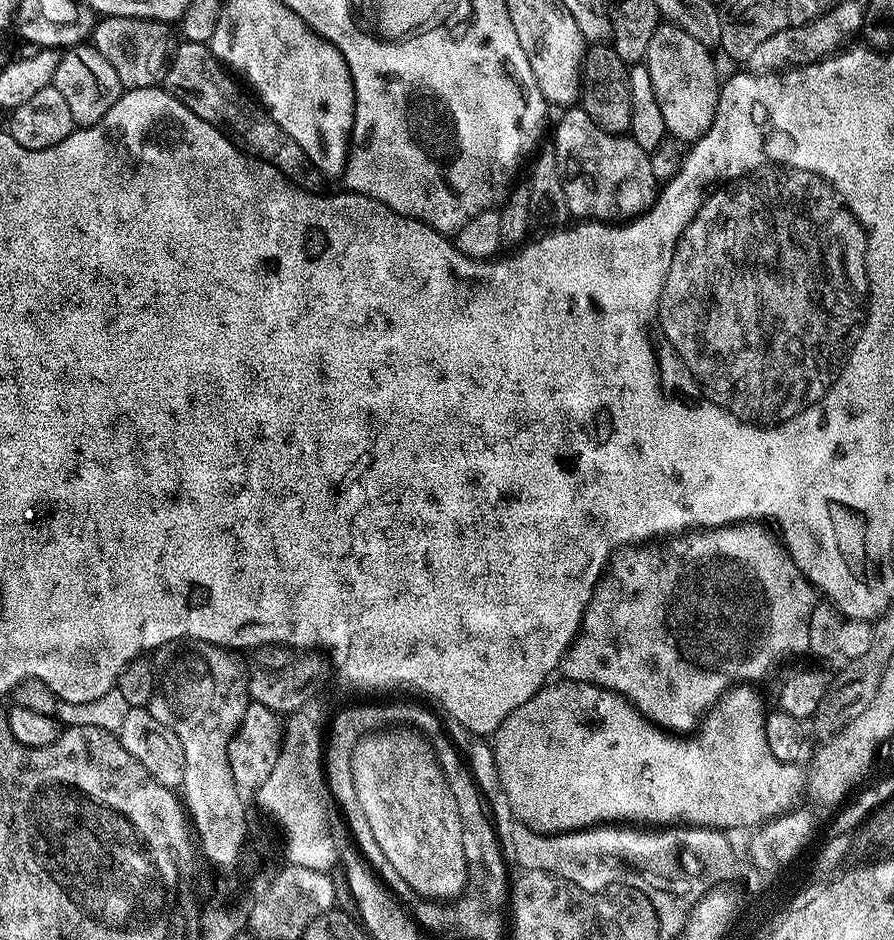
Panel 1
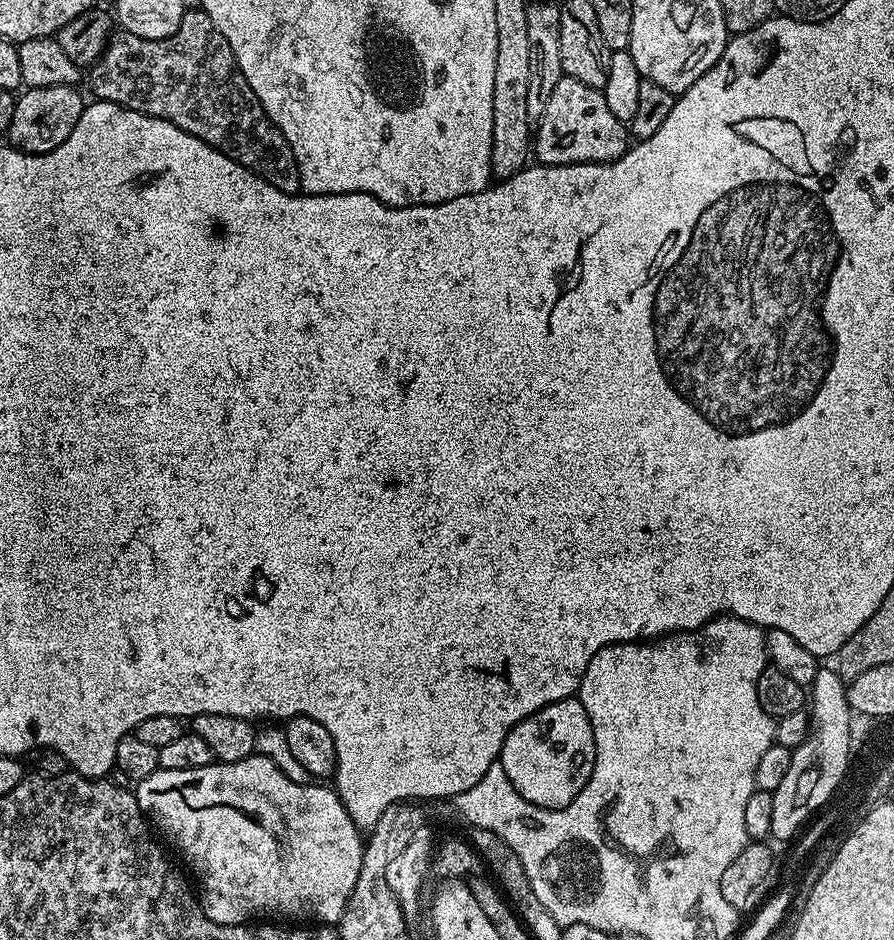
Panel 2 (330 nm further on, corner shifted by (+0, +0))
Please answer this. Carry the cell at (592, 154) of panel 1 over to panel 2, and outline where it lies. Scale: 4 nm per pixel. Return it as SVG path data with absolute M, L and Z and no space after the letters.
M563 76L554 86L550 98L544 103L544 112L534 128L534 156L541 164L611 164L630 147L630 132L625 121L614 118L610 106L606 106L603 91L591 88L578 78Z

